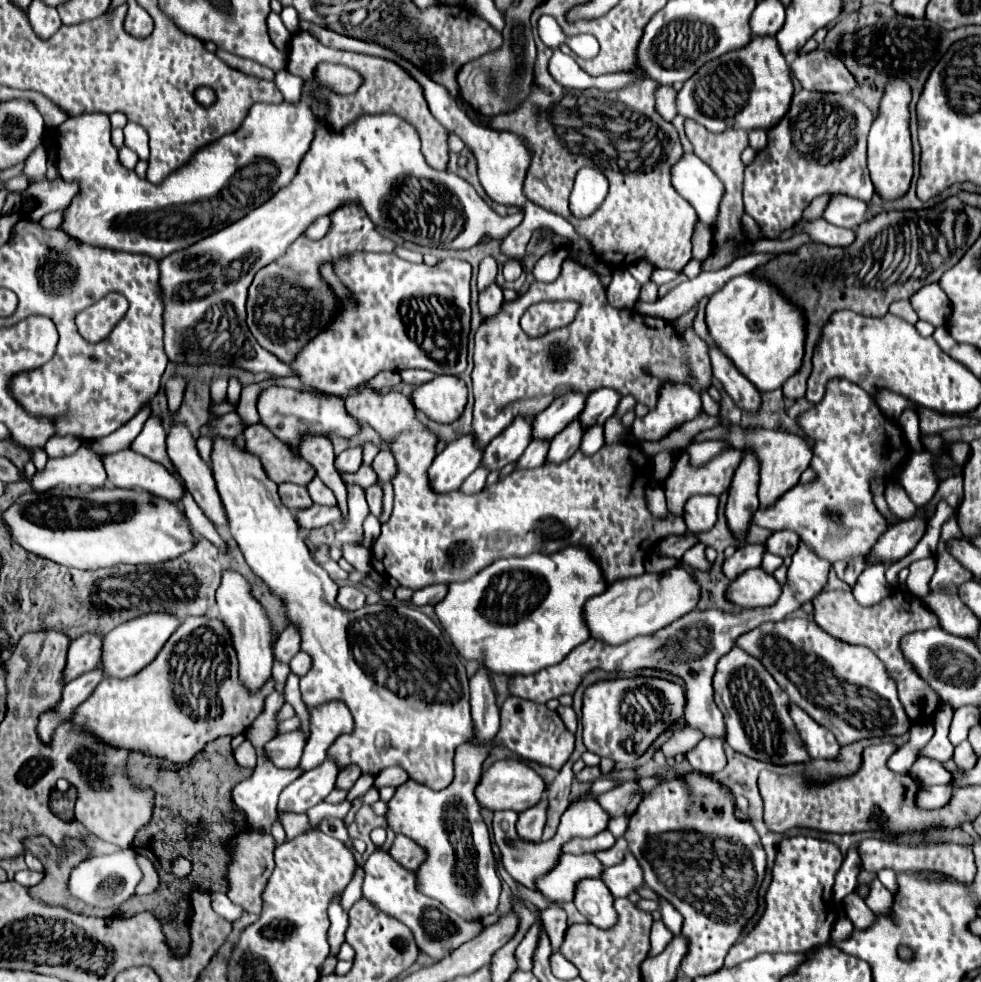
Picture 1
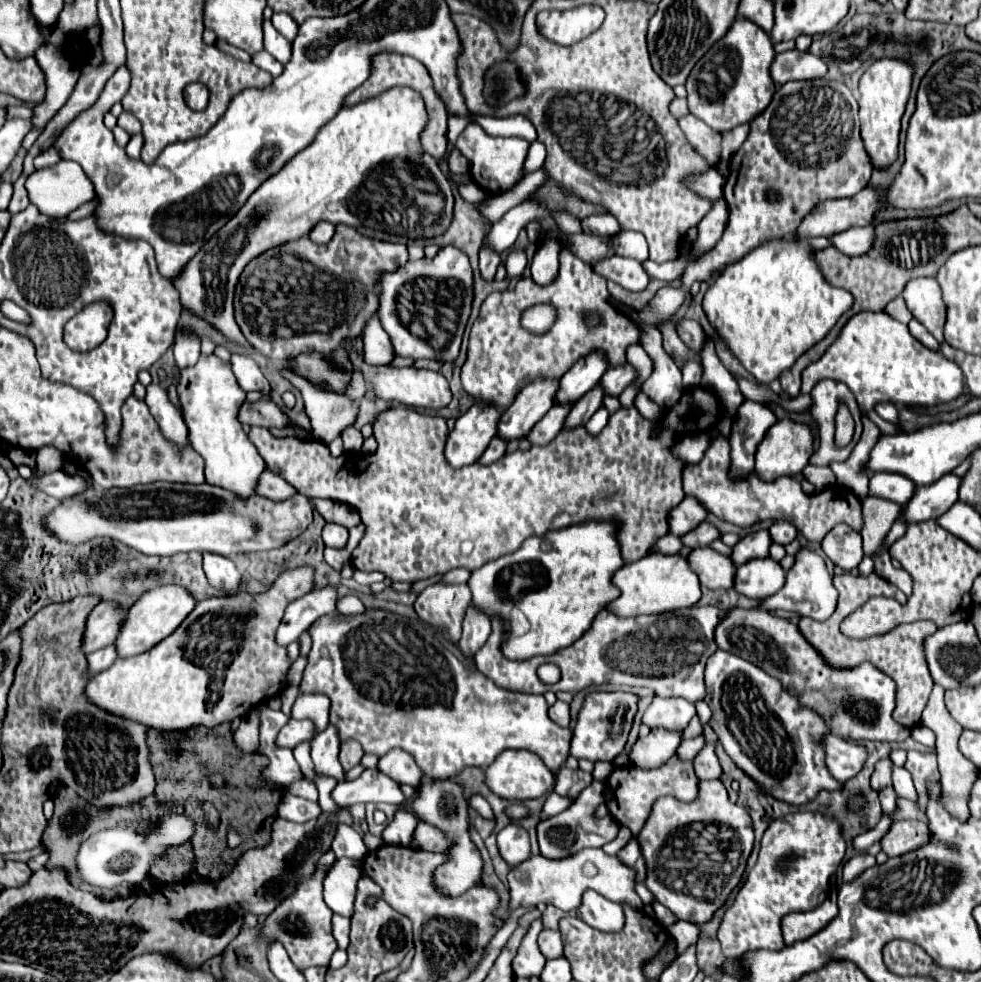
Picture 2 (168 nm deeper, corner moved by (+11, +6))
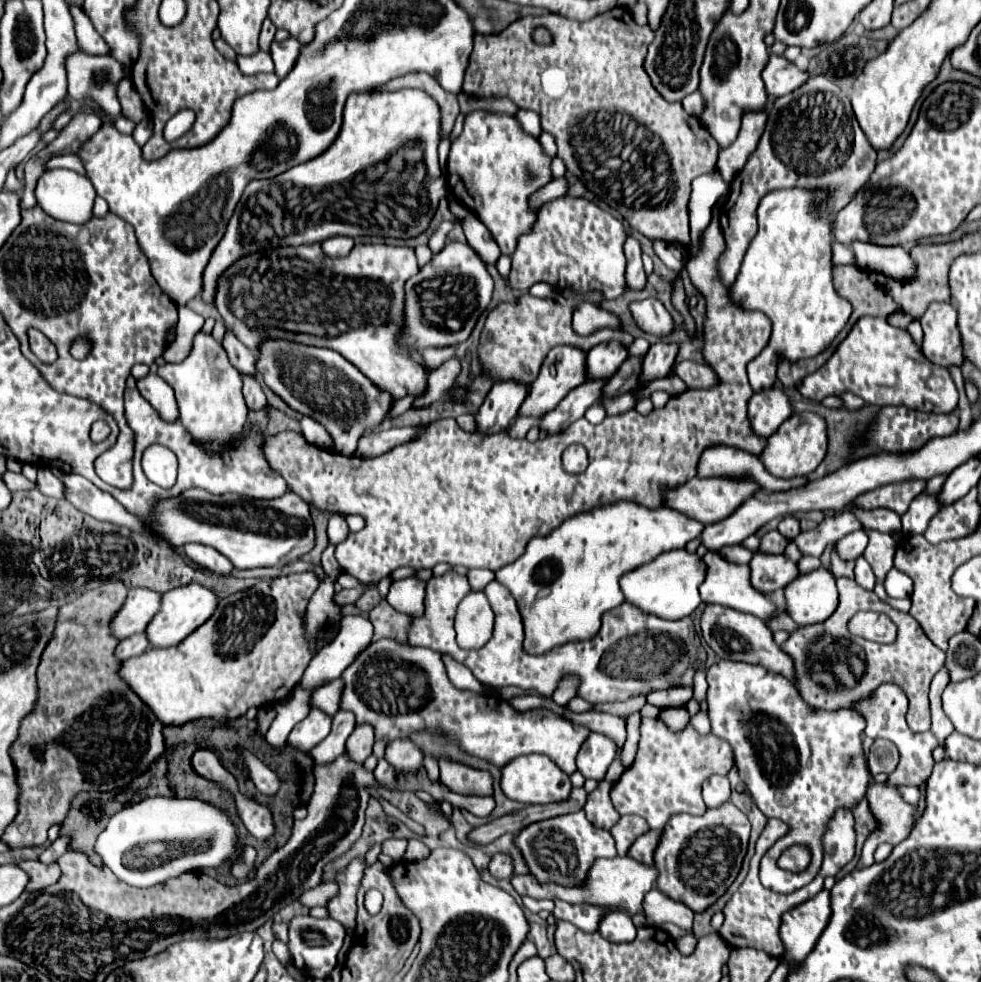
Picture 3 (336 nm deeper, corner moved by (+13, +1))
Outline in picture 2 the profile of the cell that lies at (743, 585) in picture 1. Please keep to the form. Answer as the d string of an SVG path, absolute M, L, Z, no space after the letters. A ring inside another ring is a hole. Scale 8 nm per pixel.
M757 558L741 564L735 574L733 588L747 598L763 600L769 594L781 590L785 582L785 572L781 570L779 562L771 558Z

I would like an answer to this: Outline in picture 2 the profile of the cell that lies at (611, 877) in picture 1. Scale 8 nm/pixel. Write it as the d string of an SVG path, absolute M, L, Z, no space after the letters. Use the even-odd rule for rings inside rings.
M631 838L627 842L627 846L617 852L617 858L621 858L621 862L625 862L625 866L637 870L637 882L645 880L645 860L641 856L641 850L639 850L639 844L635 838Z

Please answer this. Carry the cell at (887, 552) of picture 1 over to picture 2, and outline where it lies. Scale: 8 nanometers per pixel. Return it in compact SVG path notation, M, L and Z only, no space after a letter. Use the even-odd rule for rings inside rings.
M945 474L931 486L917 488L915 496L905 504L901 512L901 520L907 524L917 524L929 518L939 518L957 502L957 488L961 478L955 474Z

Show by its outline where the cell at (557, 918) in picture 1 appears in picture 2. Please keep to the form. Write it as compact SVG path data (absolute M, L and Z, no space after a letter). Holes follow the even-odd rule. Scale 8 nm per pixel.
M543 928L539 934L539 948L545 958L561 958L563 956L563 942L559 930Z

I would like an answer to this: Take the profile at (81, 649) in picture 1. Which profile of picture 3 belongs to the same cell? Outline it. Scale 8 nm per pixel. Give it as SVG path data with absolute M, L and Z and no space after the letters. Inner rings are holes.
M143 587L129 589L125 605L115 613L111 623L113 633L119 639L125 639L133 633L143 633L147 623L155 617L155 611L159 611L159 599L161 593L147 591Z

